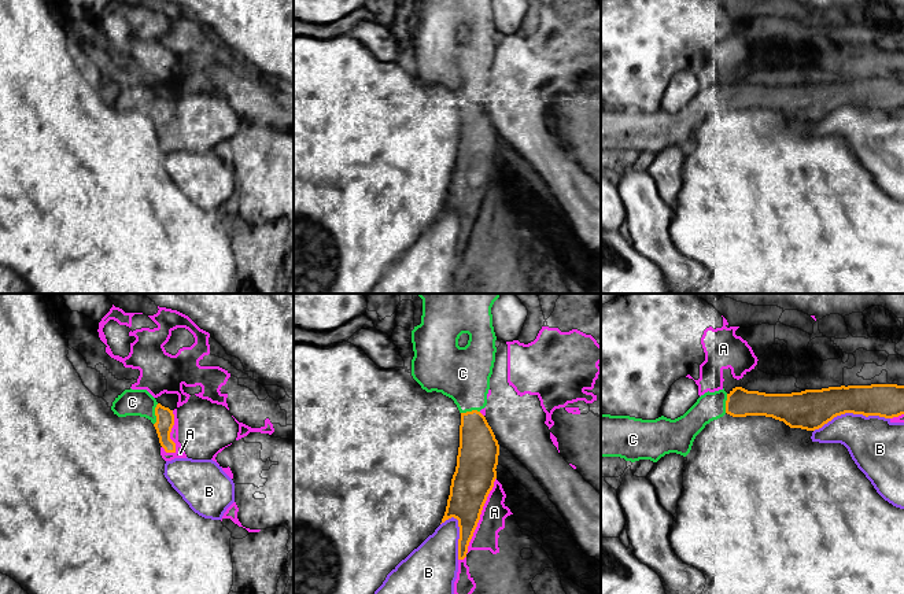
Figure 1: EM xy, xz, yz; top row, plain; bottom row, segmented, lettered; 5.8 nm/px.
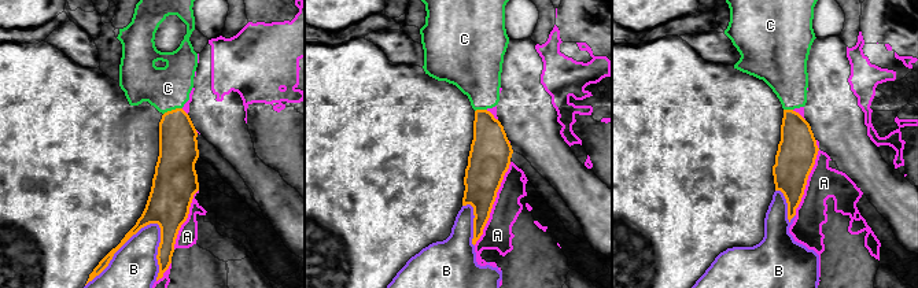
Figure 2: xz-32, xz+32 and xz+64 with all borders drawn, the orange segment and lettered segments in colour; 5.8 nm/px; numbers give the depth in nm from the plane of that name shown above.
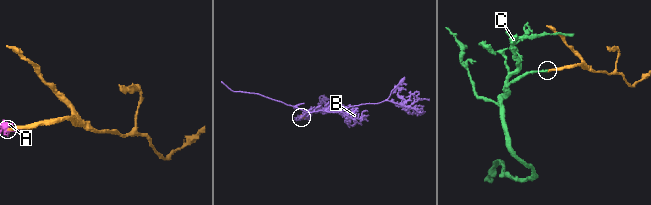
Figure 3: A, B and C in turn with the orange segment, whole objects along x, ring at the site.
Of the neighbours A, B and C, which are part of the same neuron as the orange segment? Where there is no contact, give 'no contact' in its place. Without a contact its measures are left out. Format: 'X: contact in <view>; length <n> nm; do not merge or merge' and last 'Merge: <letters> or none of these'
A: contact in xz; length 480 nm; do not merge
B: contact in yz; length 460 nm; do not merge
C: contact in xy; length 130 nm; merge
Merge: C

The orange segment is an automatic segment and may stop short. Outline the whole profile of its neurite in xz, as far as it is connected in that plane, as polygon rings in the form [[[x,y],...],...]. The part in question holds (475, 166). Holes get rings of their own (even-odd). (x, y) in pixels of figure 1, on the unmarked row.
[[[423,0],[421,16],[412,23],[413,71],[427,85],[436,84],[451,91],[461,106],[457,159],[442,211],[442,215],[451,210],[458,213],[458,252],[466,250],[483,199],[497,171],[499,137],[480,106],[487,97],[497,45],[495,33],[491,0]]]

